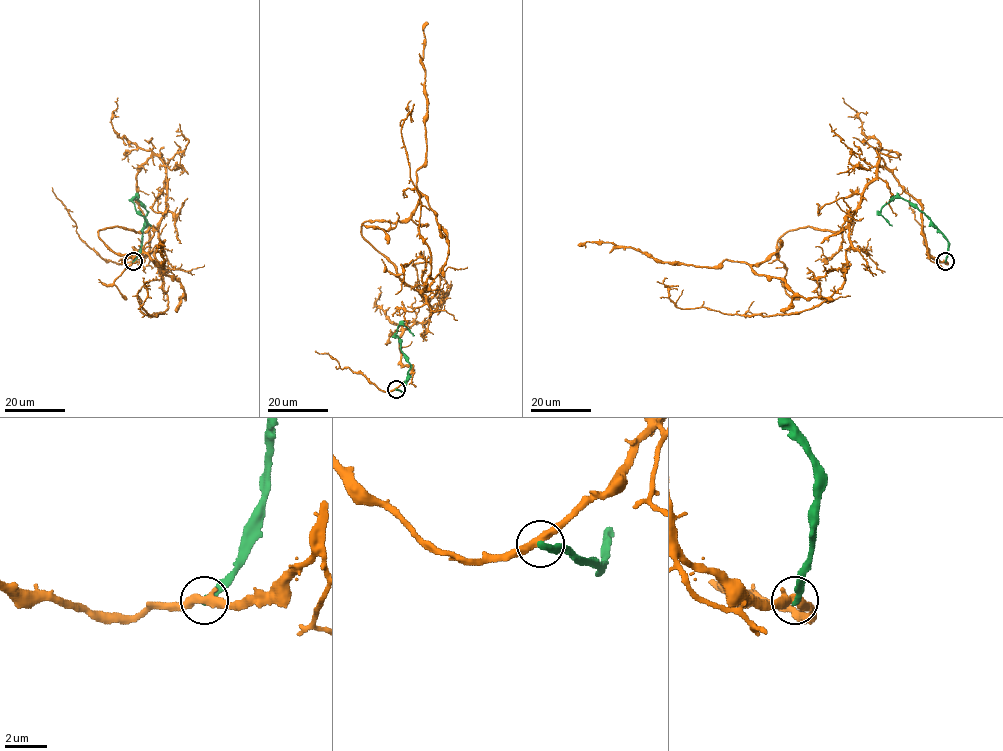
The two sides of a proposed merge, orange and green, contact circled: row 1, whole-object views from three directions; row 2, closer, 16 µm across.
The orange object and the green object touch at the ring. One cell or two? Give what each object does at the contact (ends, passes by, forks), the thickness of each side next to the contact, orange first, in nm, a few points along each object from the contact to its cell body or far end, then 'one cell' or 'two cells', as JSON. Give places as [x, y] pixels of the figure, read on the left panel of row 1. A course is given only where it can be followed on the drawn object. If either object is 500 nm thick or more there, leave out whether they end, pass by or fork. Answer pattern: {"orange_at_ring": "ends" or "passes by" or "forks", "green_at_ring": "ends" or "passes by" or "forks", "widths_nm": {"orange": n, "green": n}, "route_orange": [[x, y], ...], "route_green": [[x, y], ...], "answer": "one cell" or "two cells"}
{"orange_at_ring": "passes by", "green_at_ring": "ends", "widths_nm": {"orange": 400, "green": 320}, "route_orange": [[133, 261], [149, 241], [136, 174], [156, 155], [160, 222], [98, 236], [163, 267], [163, 245]], "route_green": [[133, 261], [142, 245], [142, 228], [147, 213], [136, 197], [133, 202], [136, 211], [151, 226]], "answer": "two cells"}

